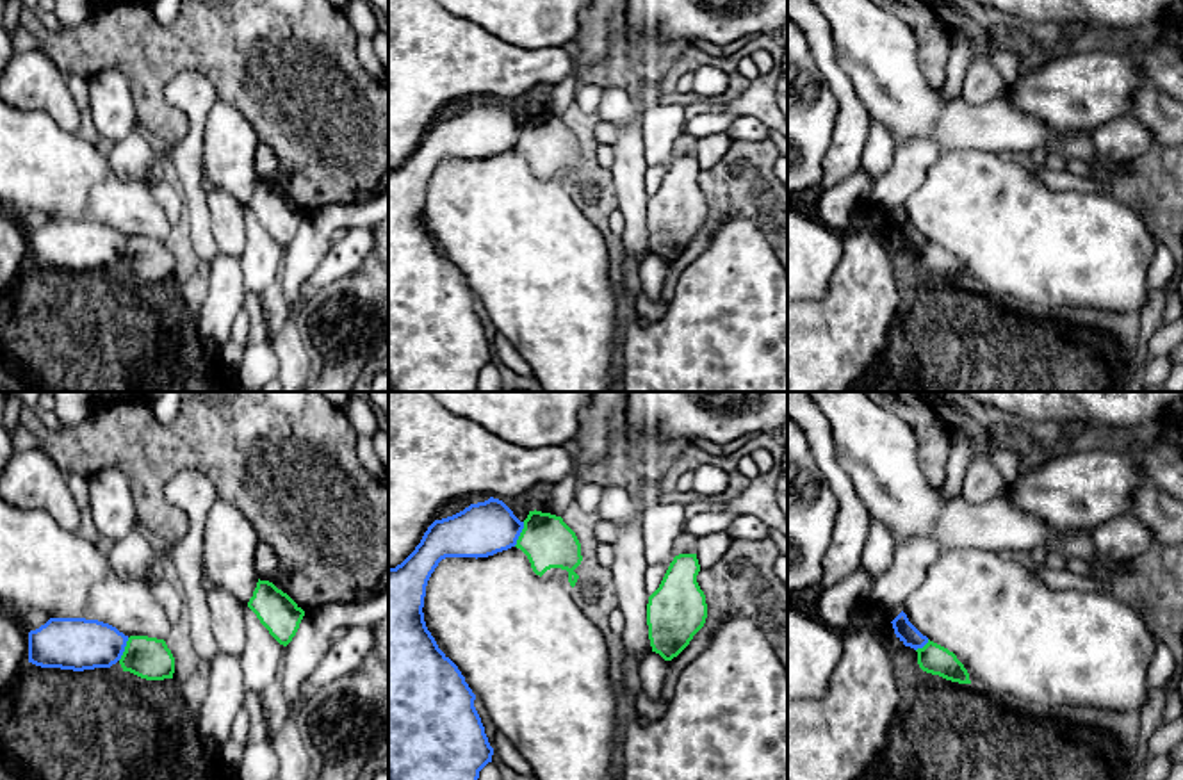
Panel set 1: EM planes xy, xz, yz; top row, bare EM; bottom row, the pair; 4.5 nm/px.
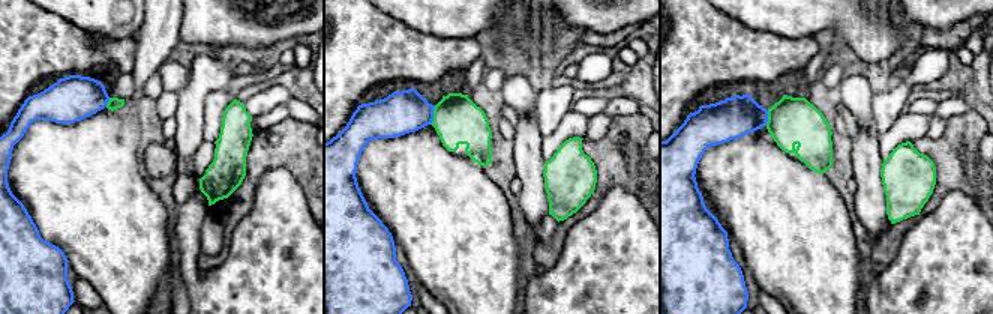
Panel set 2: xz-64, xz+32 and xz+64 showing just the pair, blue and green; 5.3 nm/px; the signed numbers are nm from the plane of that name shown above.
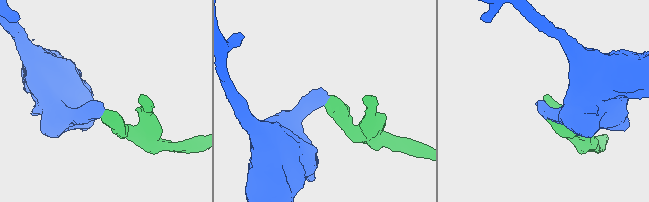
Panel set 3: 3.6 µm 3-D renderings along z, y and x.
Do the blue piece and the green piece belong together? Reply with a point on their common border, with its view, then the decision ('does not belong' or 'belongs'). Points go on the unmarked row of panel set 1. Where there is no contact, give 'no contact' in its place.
meets blue in xz at (519, 136); does not belong

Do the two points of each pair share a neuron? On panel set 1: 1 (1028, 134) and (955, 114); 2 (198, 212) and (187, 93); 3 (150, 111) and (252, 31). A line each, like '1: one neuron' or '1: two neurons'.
1: one neuron
2: one neuron
3: one neuron

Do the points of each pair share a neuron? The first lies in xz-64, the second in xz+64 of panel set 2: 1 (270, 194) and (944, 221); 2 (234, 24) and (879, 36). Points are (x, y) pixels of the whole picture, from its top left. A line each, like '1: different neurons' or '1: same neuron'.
1: same neuron
2: different neurons

